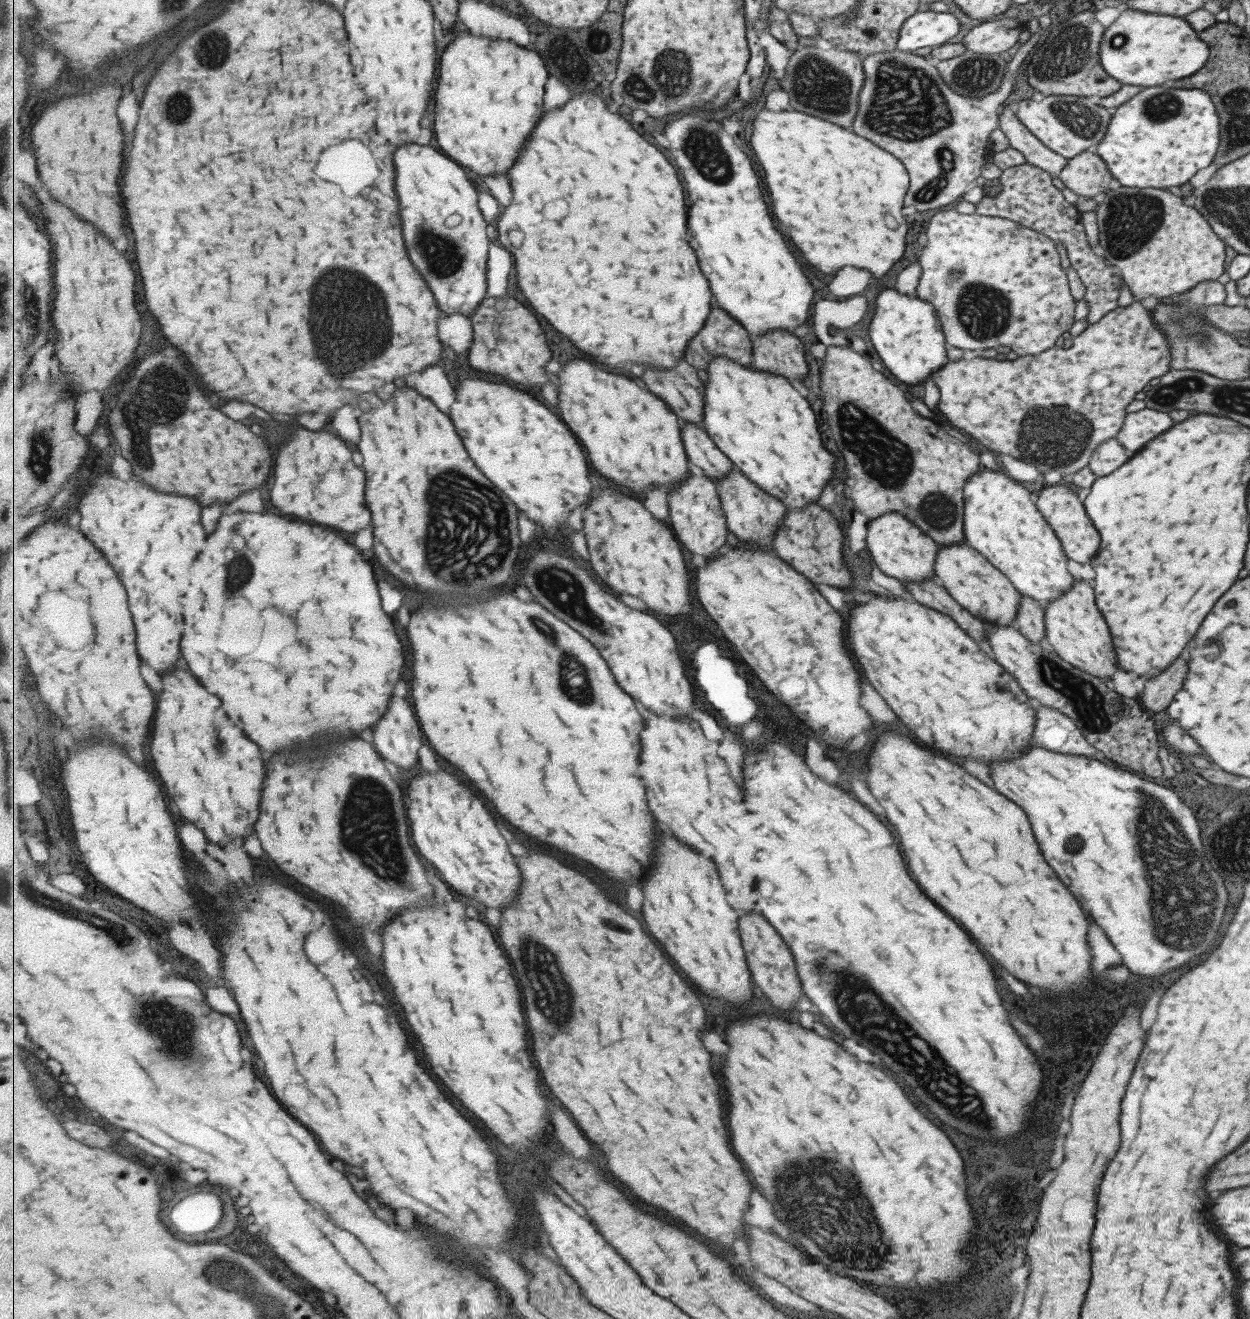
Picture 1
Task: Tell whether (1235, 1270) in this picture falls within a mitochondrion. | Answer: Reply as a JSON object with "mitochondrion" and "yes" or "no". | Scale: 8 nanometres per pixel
{"mitochondrion":"no"}

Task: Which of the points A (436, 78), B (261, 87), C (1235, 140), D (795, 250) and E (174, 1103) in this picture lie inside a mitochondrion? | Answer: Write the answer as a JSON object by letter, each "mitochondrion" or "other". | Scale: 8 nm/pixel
{"A":"other","B":"other","C":"mitochondrion","D":"other","E":"other"}

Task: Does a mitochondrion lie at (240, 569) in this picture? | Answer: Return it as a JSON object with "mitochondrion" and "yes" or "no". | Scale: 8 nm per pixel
{"mitochondrion":"yes"}

